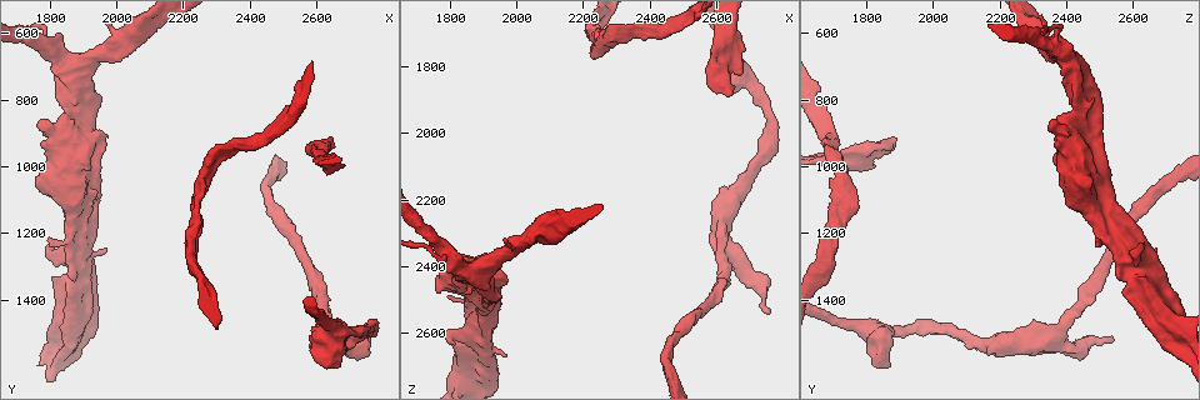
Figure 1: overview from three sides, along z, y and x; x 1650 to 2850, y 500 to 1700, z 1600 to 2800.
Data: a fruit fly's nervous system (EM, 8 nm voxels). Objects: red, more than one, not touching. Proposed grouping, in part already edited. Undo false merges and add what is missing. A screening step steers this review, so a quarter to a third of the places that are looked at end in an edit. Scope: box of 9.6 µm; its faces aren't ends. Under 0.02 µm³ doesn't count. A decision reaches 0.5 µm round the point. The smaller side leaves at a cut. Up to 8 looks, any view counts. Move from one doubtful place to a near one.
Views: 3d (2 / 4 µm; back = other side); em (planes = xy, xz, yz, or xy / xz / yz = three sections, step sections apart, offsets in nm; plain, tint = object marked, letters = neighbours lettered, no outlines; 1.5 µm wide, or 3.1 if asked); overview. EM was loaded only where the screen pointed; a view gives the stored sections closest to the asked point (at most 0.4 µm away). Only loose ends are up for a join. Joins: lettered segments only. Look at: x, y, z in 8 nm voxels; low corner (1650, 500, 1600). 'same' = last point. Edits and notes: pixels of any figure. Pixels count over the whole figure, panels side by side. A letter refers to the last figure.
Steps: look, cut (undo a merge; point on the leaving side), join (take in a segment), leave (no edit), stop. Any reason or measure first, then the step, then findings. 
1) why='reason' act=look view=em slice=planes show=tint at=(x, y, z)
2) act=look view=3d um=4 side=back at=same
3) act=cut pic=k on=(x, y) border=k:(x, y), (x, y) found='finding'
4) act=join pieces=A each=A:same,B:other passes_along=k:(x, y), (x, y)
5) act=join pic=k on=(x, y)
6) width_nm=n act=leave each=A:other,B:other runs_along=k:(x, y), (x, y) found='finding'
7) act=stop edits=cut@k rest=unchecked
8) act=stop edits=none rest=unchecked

why='an open end' act=look view=em slice=planes show=letters at=(1810, 1240, 2630)

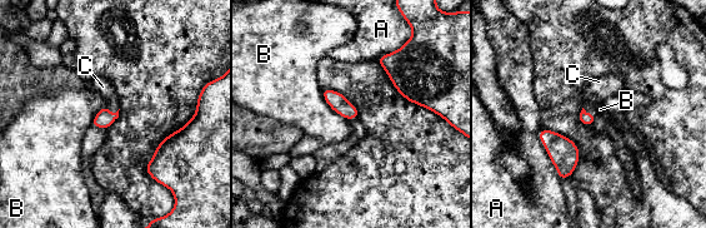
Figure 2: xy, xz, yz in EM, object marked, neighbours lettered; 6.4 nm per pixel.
act=join pieces=C each=A:other,B:other,C:same passes_along=2:(103, 119), (111, 113), (103, 87) found='it goes on there'

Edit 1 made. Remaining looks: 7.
why='redraw' act=look view=overview

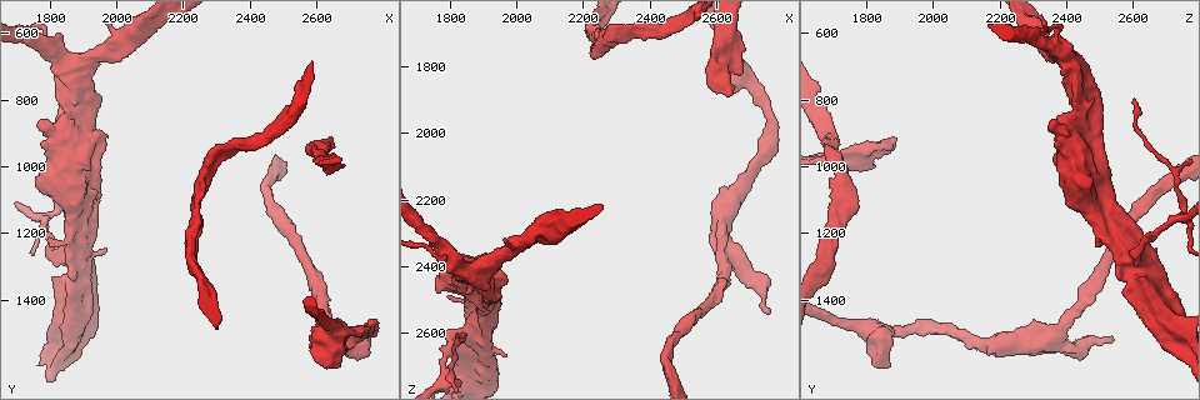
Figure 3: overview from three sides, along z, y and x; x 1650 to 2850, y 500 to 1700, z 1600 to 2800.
why='an open end' act=look view=em slice=yz step=8 show=letters at=(1840, 800, 2600)

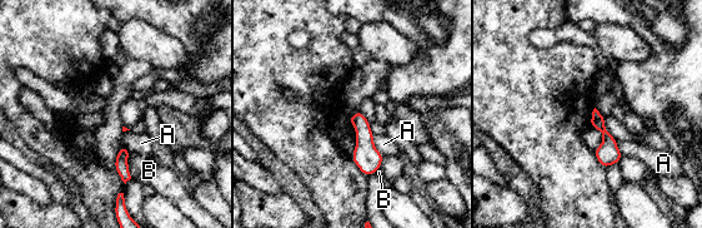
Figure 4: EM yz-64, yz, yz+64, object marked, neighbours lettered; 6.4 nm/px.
act=leave each=A:other,B:other border=4:(374, 135), (374, 145), (384, 155) found='no lettered segment goes on from it'

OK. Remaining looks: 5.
why='free end' act=look view=em slice=planes show=plain at=(2750, 1520, 2540)

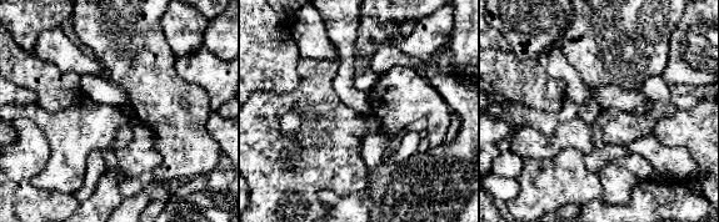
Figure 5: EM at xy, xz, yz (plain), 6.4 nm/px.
why='what lies round it' act=look view=em slice=planes show=letters at=same

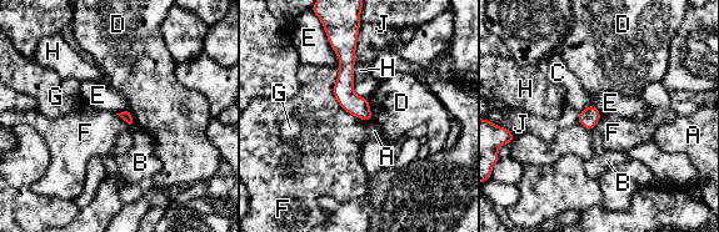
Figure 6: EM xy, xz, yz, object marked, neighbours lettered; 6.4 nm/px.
act=leave each=A:other,B:other,C:other,D:other,E:other,F:other,G:other,H:other,J:other border=6:(338, 69), (335, 100), (367, 122) found='no lettered segment goes on from it'

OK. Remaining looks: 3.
act=stop edits=join@2 rest=unchecked

